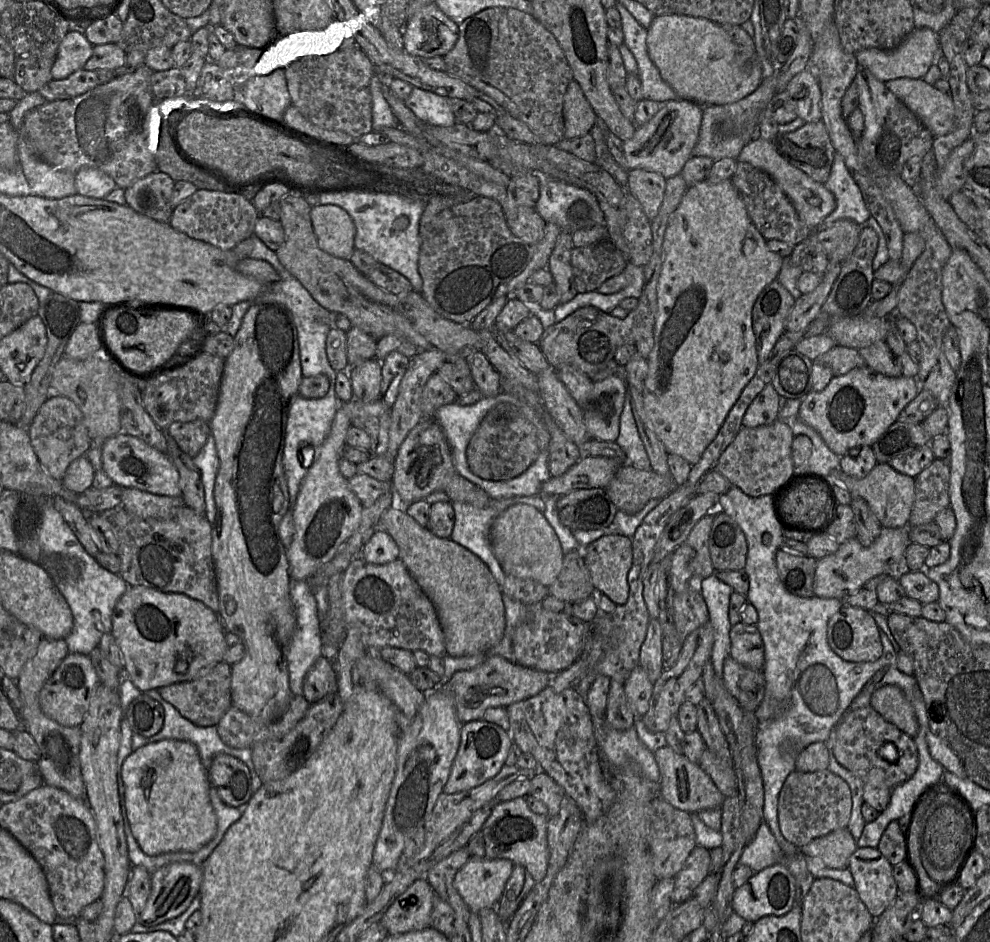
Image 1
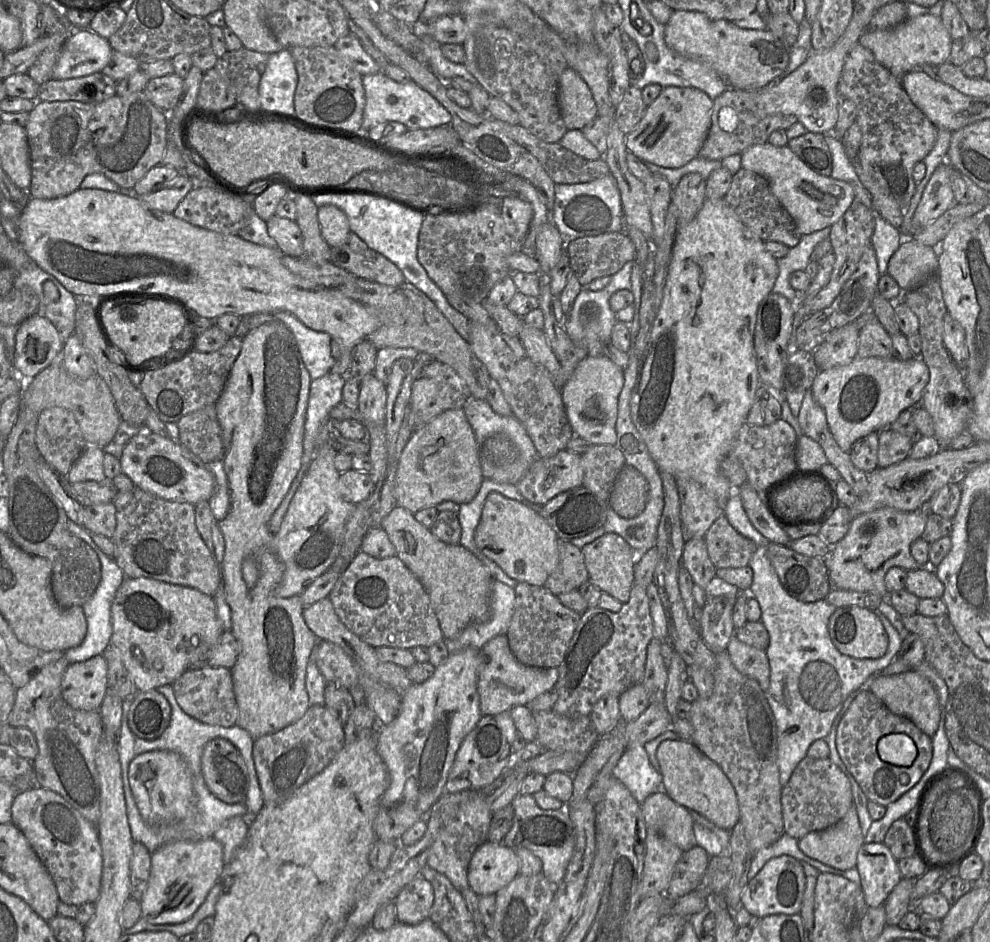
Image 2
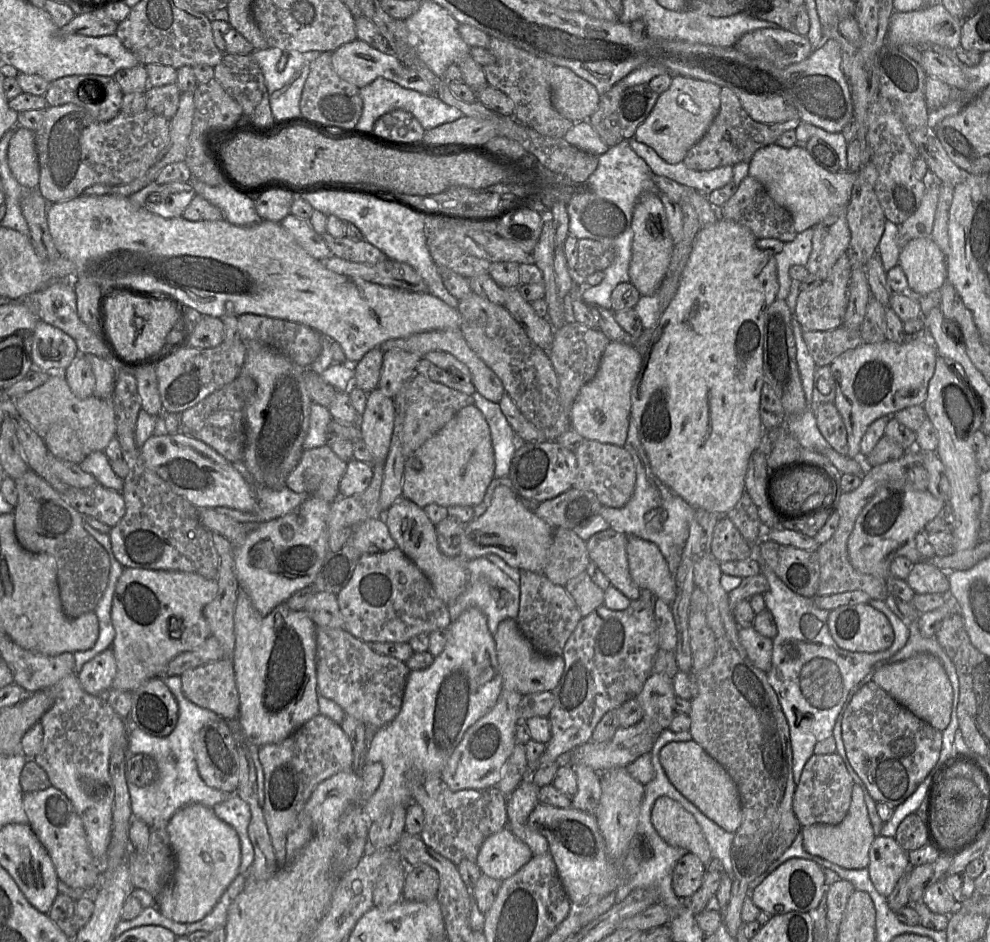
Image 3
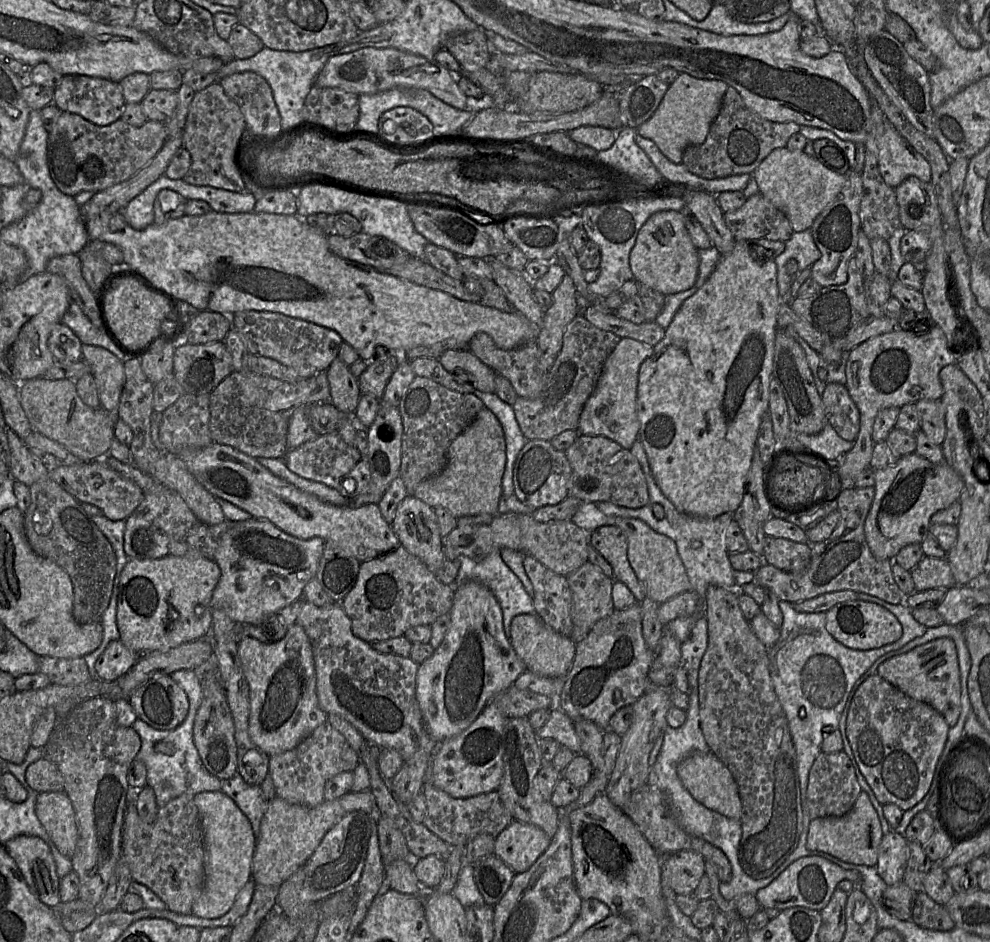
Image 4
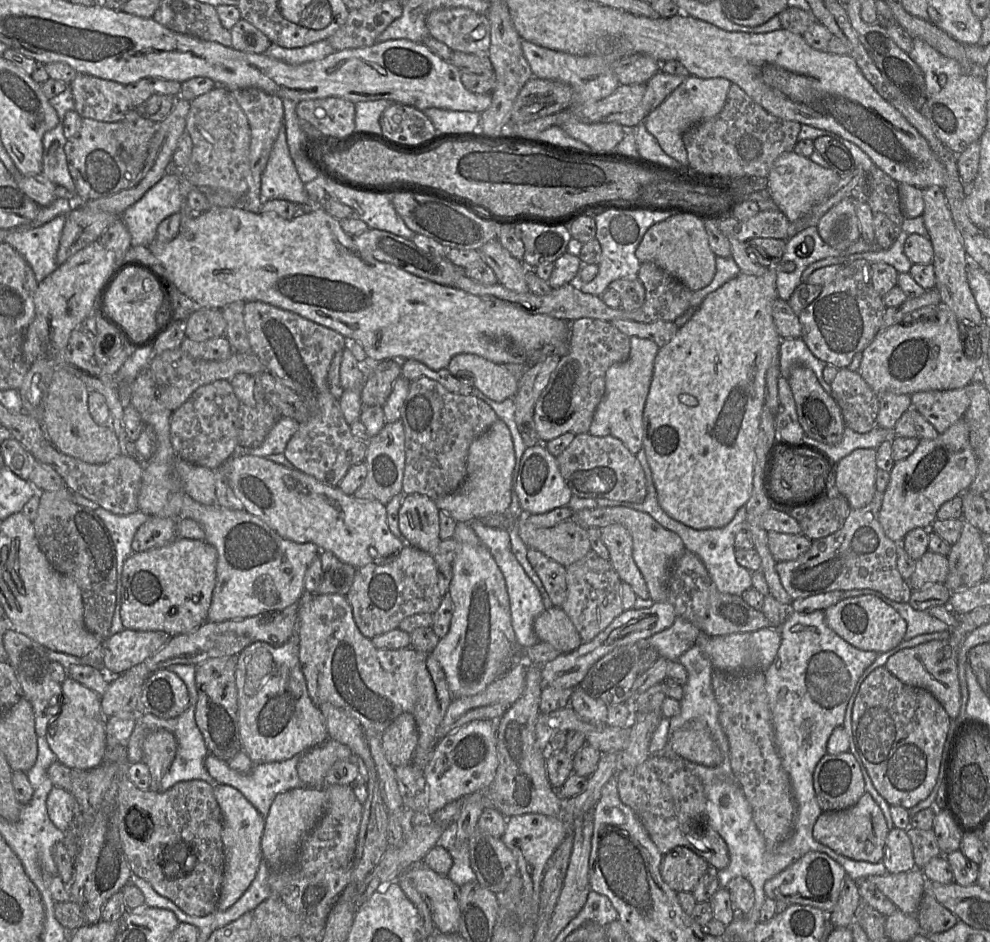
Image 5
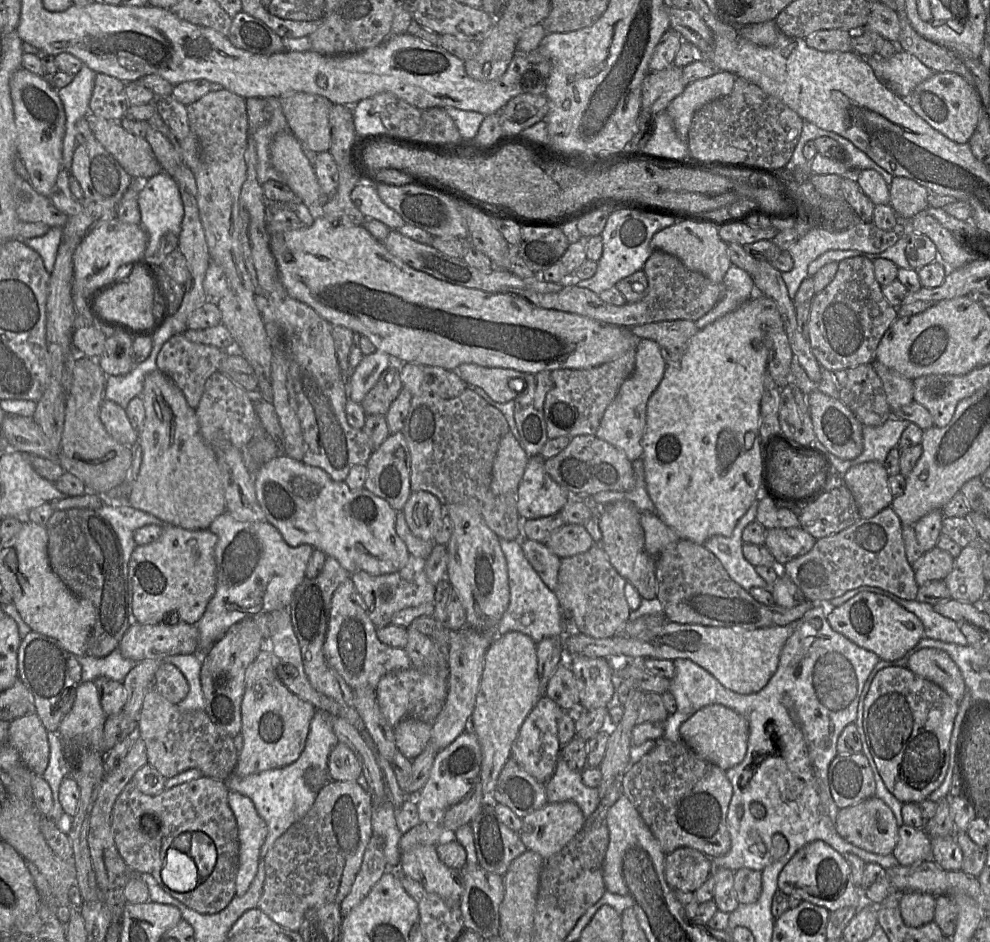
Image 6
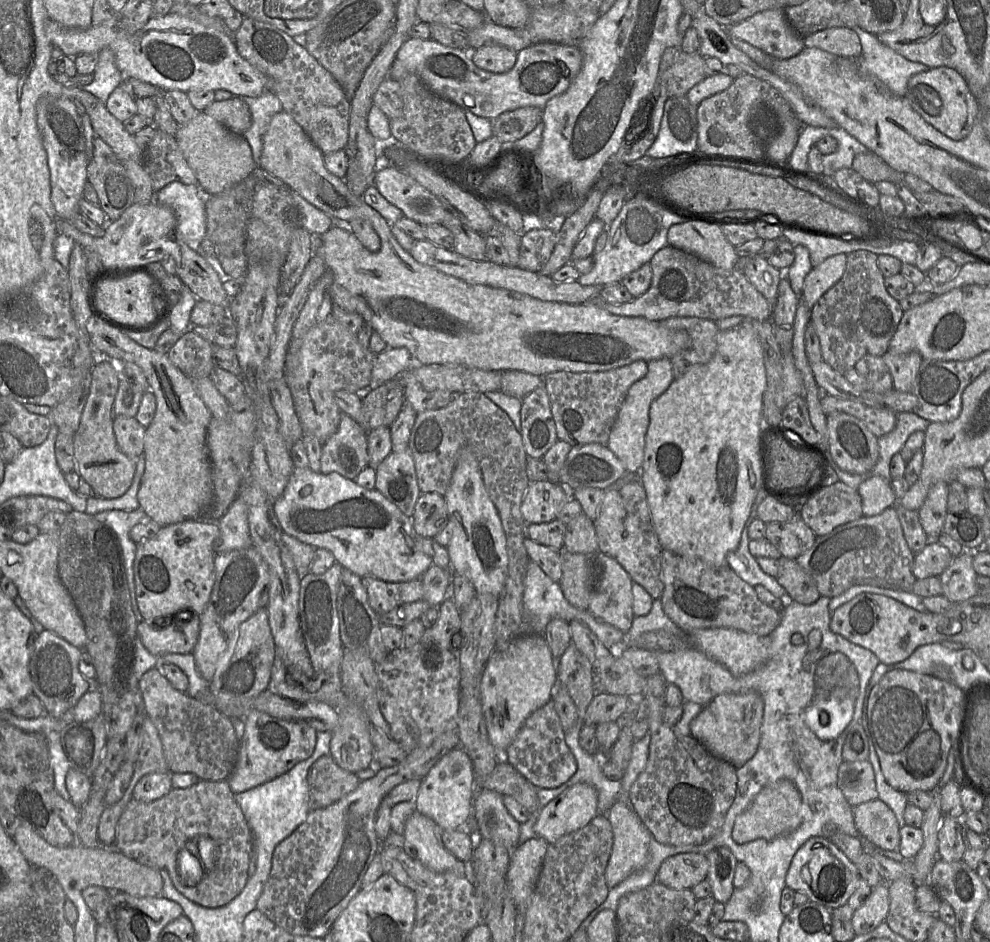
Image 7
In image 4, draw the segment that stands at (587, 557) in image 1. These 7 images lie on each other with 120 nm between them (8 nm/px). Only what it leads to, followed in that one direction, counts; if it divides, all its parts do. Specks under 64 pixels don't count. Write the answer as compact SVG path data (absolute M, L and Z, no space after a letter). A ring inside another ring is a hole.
M605 525L589 533L589 544L611 565L614 579L625 584L637 602L647 596L628 560L628 542L624 532L615 525Z

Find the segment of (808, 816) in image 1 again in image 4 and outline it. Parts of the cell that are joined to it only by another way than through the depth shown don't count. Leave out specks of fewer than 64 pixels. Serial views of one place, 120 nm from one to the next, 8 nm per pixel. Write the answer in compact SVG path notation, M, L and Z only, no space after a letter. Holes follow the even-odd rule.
M821 752L809 772L804 799L805 807L812 820L823 817L841 817L852 809L861 791L855 769L845 752Z

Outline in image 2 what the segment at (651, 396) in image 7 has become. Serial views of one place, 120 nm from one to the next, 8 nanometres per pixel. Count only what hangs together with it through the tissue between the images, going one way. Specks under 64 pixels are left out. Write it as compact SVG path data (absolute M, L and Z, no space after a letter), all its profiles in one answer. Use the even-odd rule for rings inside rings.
M606 355L588 356L577 365L561 389L566 415L575 436L586 439L592 445L615 445L618 400L623 385L624 370Z

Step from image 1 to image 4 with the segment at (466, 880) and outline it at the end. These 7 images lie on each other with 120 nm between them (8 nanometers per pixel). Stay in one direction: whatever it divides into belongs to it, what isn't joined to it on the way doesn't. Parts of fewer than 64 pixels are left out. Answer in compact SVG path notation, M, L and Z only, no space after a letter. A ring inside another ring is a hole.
M512 820L495 837L493 854L518 874L527 871L550 842L551 837L540 827Z

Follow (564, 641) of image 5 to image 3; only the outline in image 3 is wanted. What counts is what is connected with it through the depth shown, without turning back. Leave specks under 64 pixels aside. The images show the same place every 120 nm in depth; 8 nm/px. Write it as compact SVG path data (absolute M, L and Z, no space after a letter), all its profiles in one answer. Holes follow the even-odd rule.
M516 619L502 621L493 635L500 673L502 691L516 691L521 695L552 691L561 679L565 667L563 656L545 656L534 649L521 632Z

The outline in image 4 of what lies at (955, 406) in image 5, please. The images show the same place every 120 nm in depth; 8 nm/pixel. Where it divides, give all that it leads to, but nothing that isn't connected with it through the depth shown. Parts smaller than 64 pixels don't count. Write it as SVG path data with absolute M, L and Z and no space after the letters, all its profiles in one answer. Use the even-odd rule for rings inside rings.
M940 399L916 402L920 417L920 430L934 443L941 445L946 435L945 407Z

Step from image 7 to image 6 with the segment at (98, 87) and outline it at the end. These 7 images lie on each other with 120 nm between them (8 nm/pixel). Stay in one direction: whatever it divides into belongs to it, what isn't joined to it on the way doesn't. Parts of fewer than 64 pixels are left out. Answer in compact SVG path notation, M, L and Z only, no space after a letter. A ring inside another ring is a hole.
M83 66L68 86L57 90L66 112L66 124L69 124L69 127L76 127L77 121L90 113L89 102L96 75L96 72Z

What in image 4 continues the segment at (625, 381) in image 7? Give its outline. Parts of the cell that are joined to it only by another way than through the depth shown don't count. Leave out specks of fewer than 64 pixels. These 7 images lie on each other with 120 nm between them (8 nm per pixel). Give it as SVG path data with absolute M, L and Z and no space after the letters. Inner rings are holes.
M578 314L566 327L561 351L548 373L546 384L536 398L519 397L512 405L519 427L529 440L548 440L565 430L577 430L583 406L597 384L607 357L621 340L601 330Z

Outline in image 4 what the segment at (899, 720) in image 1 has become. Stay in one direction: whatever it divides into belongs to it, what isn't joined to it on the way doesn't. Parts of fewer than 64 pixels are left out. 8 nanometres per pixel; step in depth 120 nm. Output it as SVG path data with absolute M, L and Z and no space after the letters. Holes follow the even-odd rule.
M939 638L890 658L878 667L876 674L909 697L932 706L950 727L957 723L961 713L961 685L958 653L952 639Z

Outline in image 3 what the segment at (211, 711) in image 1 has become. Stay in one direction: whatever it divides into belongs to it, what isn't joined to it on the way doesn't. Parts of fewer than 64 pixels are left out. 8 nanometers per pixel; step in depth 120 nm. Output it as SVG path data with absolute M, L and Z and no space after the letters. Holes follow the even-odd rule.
M231 659L188 669L180 678L182 692L189 701L225 720L238 719L239 694Z

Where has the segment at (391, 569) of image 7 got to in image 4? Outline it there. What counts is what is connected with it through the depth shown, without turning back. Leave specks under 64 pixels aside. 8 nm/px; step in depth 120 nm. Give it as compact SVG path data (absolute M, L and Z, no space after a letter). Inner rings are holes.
M216 442L197 449L175 454L184 461L195 479L215 498L222 498L250 513L257 519L268 519L278 529L296 538L322 538L336 545L359 562L389 553L400 546L399 539L383 518L377 504L360 507L336 506L321 501L315 495L274 475L256 458Z

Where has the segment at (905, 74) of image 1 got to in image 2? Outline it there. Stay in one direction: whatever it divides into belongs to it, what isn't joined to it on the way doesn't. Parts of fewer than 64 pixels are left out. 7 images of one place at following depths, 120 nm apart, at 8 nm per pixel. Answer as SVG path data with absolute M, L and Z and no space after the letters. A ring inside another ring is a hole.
M930 14L908 18L903 23L885 30L864 33L858 44L870 50L875 59L894 77L901 78L913 71L921 71L922 65L938 67L950 58L953 40L944 26L941 16Z

